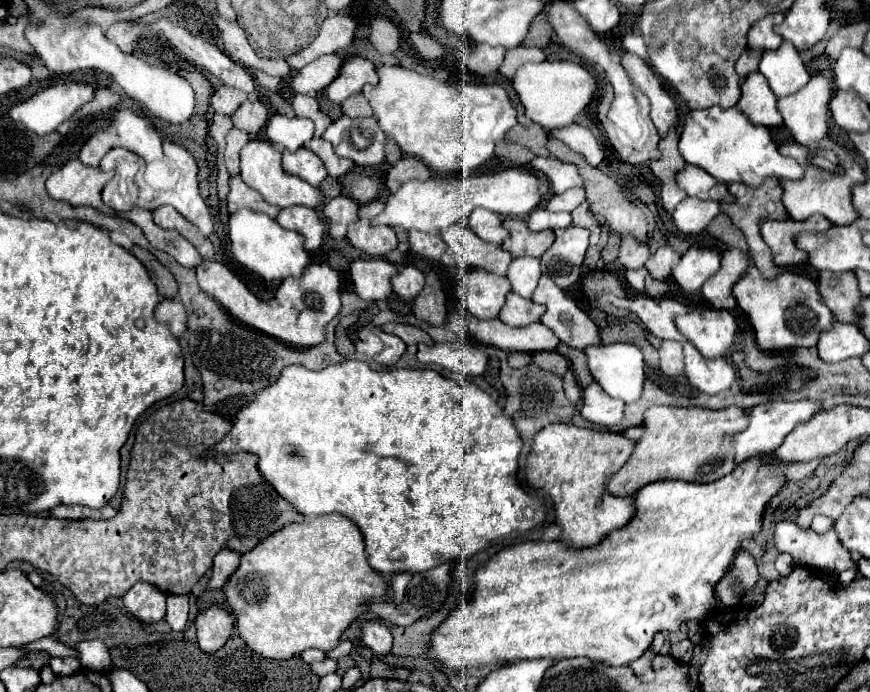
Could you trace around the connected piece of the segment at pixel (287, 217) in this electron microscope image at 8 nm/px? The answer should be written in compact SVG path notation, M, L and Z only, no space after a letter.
M290 207L290 209L282 209L280 215L276 217L276 221L284 229L304 235L304 239L306 239L304 247L308 247L308 251L316 251L322 245L326 221L322 219L322 215L318 211L314 211L310 207Z

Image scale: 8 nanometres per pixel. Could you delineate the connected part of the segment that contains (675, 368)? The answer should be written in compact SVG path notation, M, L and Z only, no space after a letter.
M662 341L662 347L660 347L660 369L668 377L678 377L678 375L684 373L682 343L678 343L678 341Z

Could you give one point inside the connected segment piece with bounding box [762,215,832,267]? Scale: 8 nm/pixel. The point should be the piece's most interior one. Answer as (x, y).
(781, 237)

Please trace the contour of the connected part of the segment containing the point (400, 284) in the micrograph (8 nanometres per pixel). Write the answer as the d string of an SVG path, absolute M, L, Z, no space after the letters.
M406 265L398 271L398 275L392 279L392 287L394 287L394 293L406 301L412 301L416 299L422 289L424 289L424 273L418 271L416 267L412 265Z

